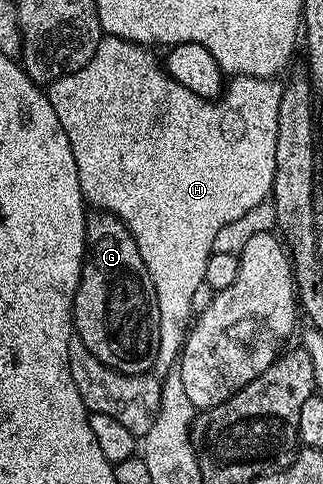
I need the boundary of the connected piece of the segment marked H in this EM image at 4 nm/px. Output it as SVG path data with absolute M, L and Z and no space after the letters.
M104 34L100 38L98 47L96 47L89 63L51 82L47 87L46 94L53 106L53 111L56 112L57 119L60 120L61 127L65 130L65 135L69 138L70 146L73 147L78 179L86 202L94 208L114 213L115 216L121 218L126 226L129 227L129 231L137 243L141 259L145 260L146 270L149 271L149 279L153 280L158 307L158 343L156 345L153 371L157 377L162 379L174 370L182 352L193 317L191 298L197 286L204 281L203 265L211 258L213 239L217 239L217 231L221 231L221 227L225 227L239 219L241 215L245 215L245 211L249 211L263 200L270 198L273 179L275 178L277 115L279 114L279 104L283 95L283 85L275 79L267 80L265 78L235 75L226 82L223 92L218 97L214 99L198 97L193 95L193 91L181 87L181 83L177 83L174 79L167 76L166 70L162 67L160 60L158 63L153 52L155 51L152 48L140 43Z

